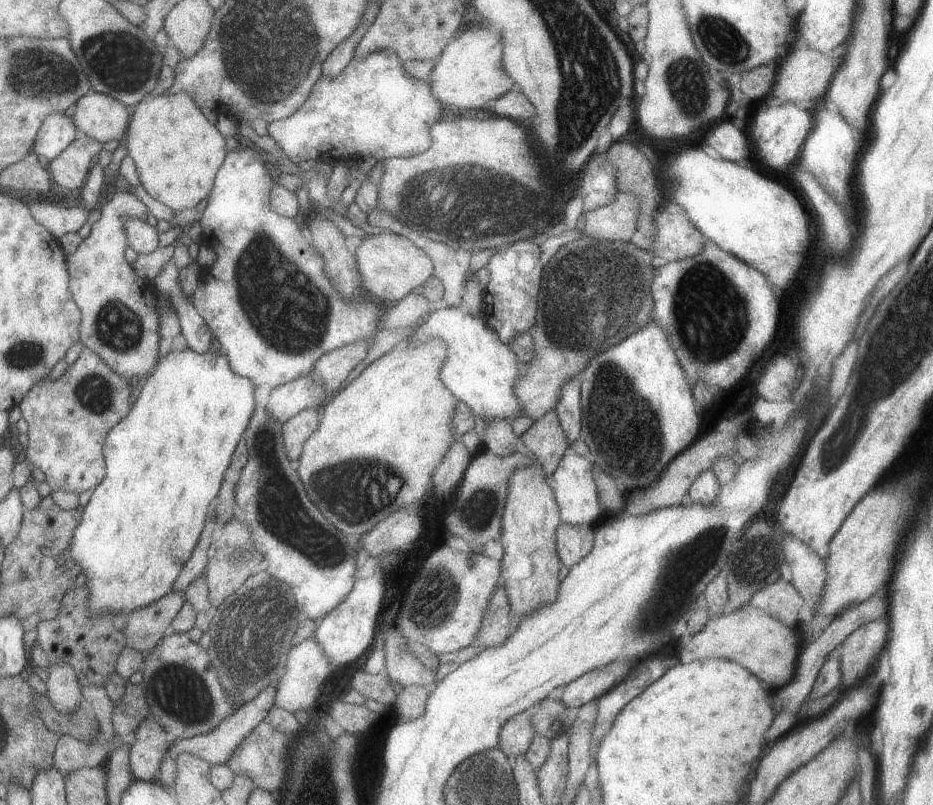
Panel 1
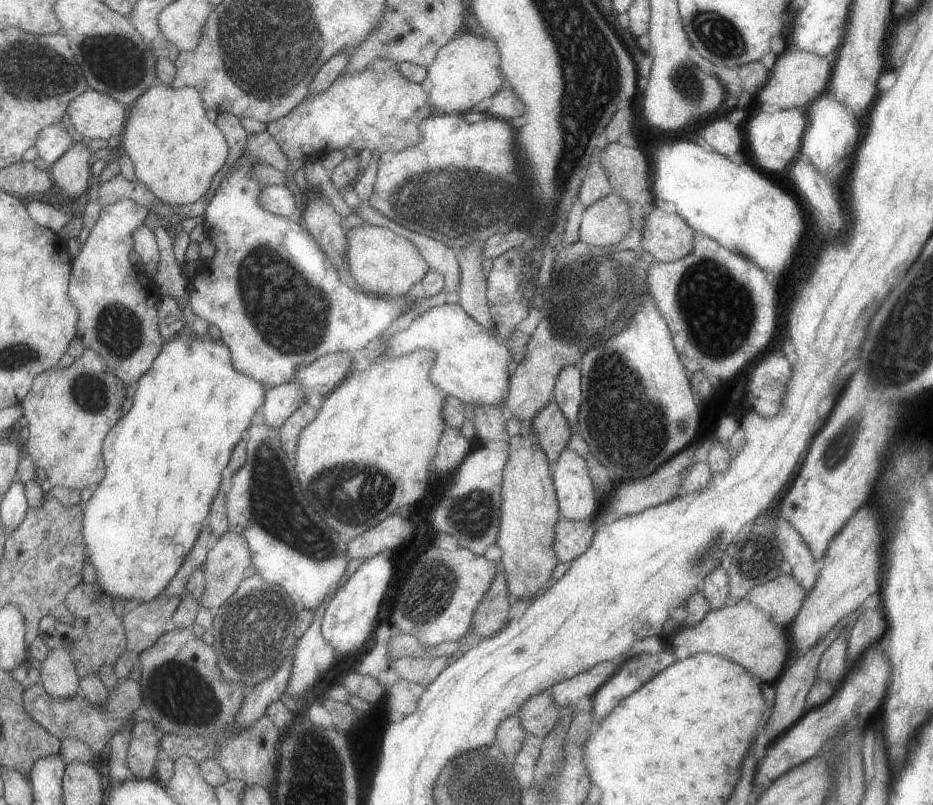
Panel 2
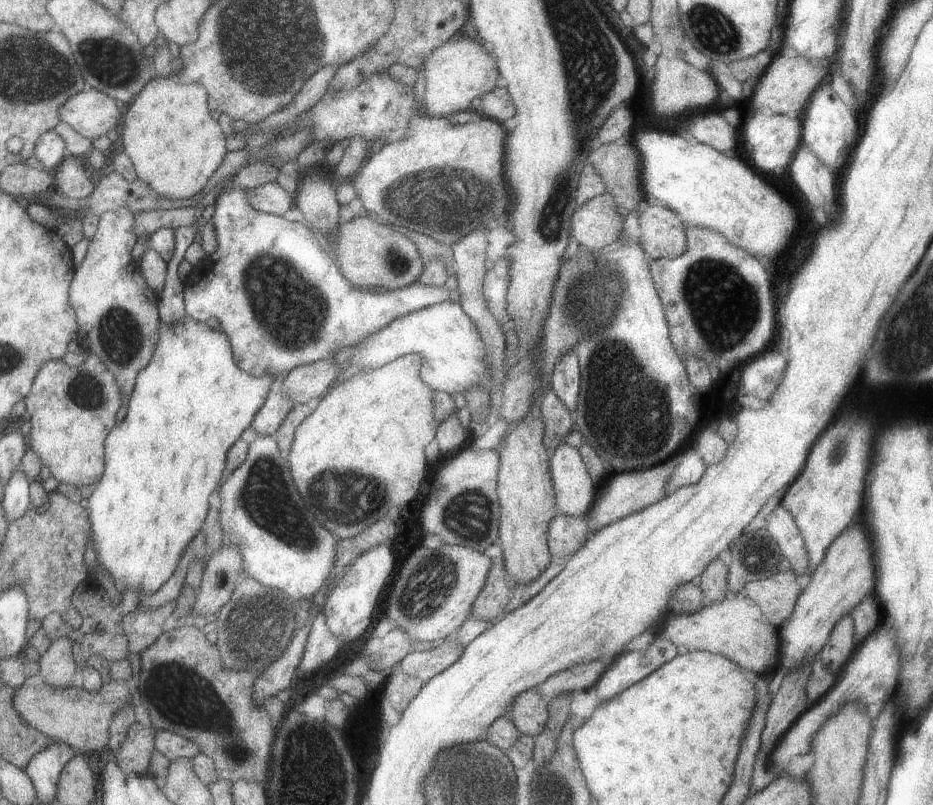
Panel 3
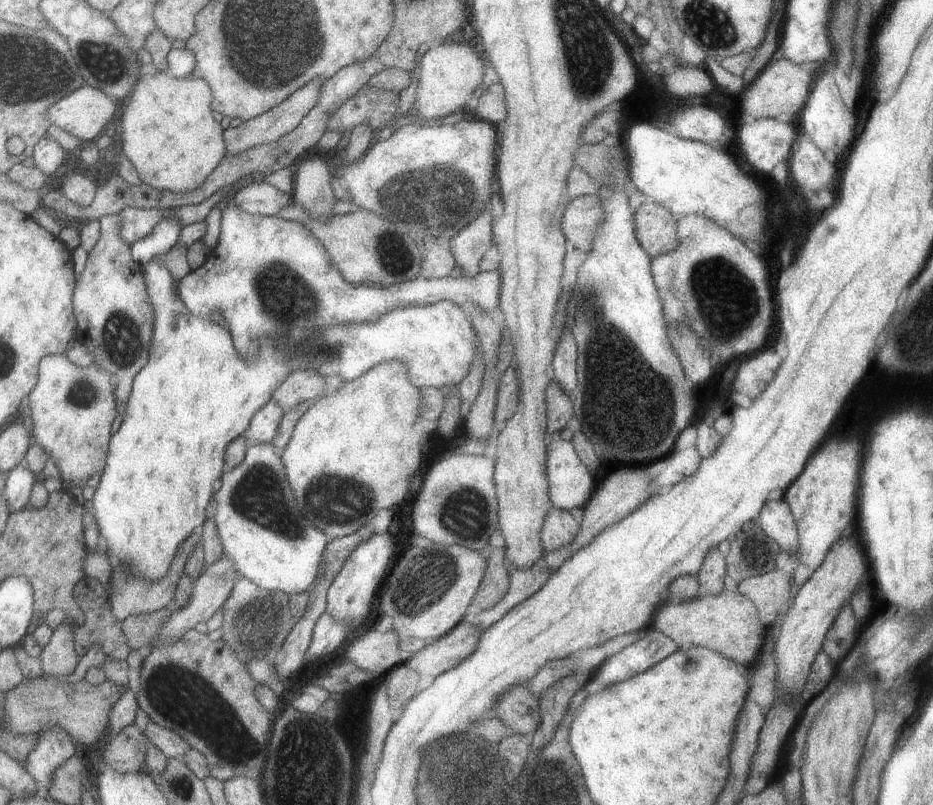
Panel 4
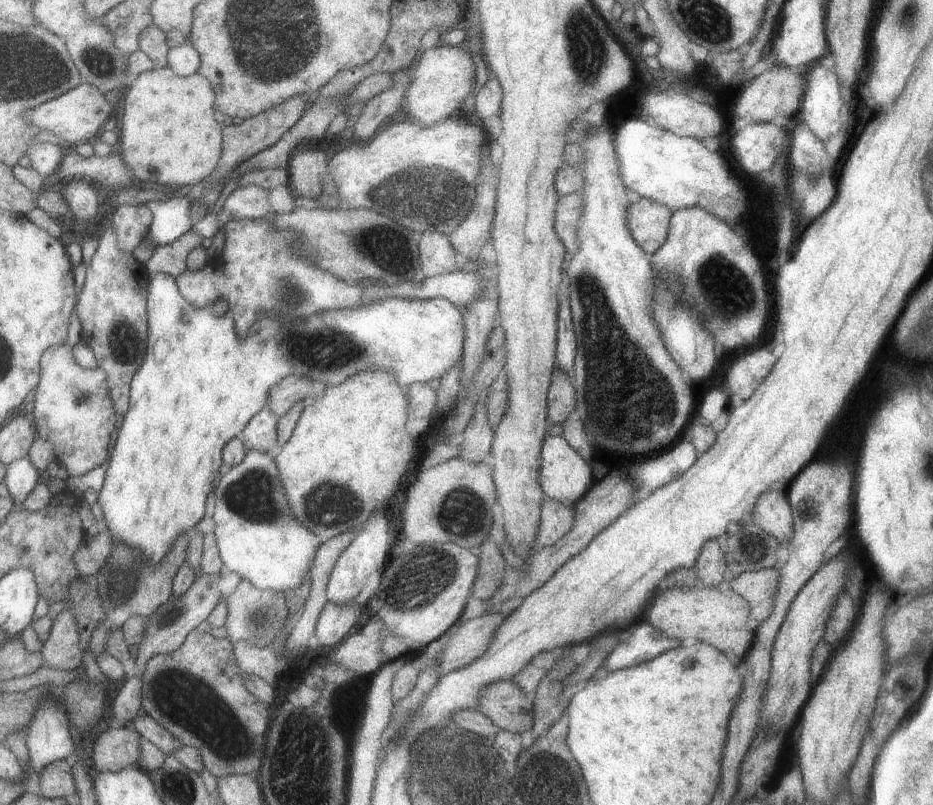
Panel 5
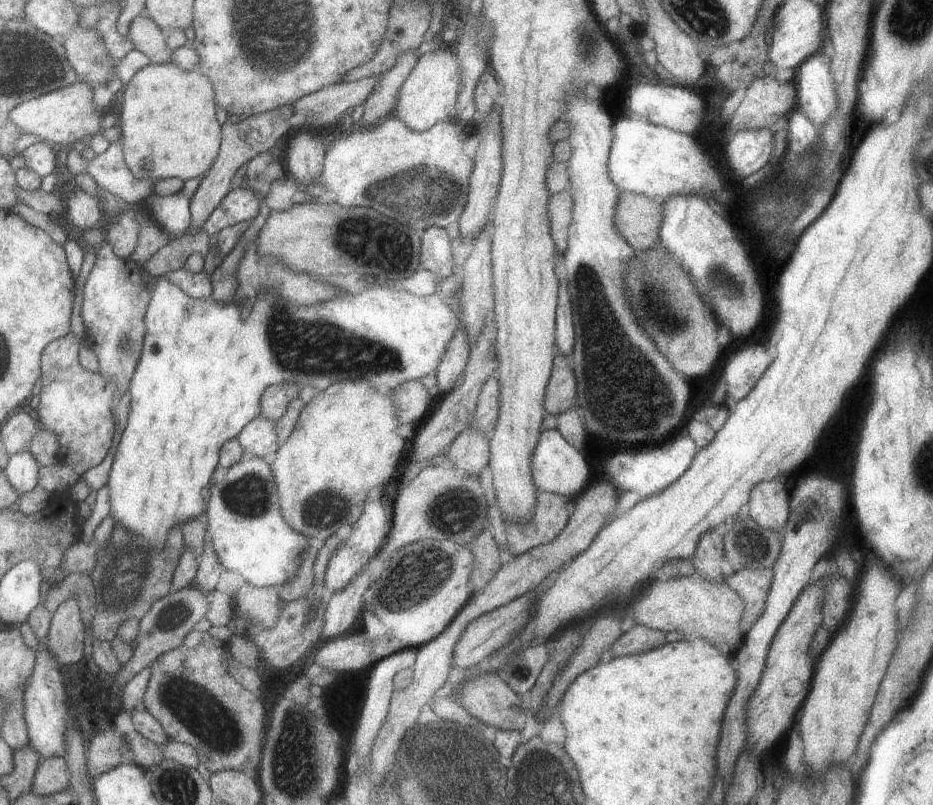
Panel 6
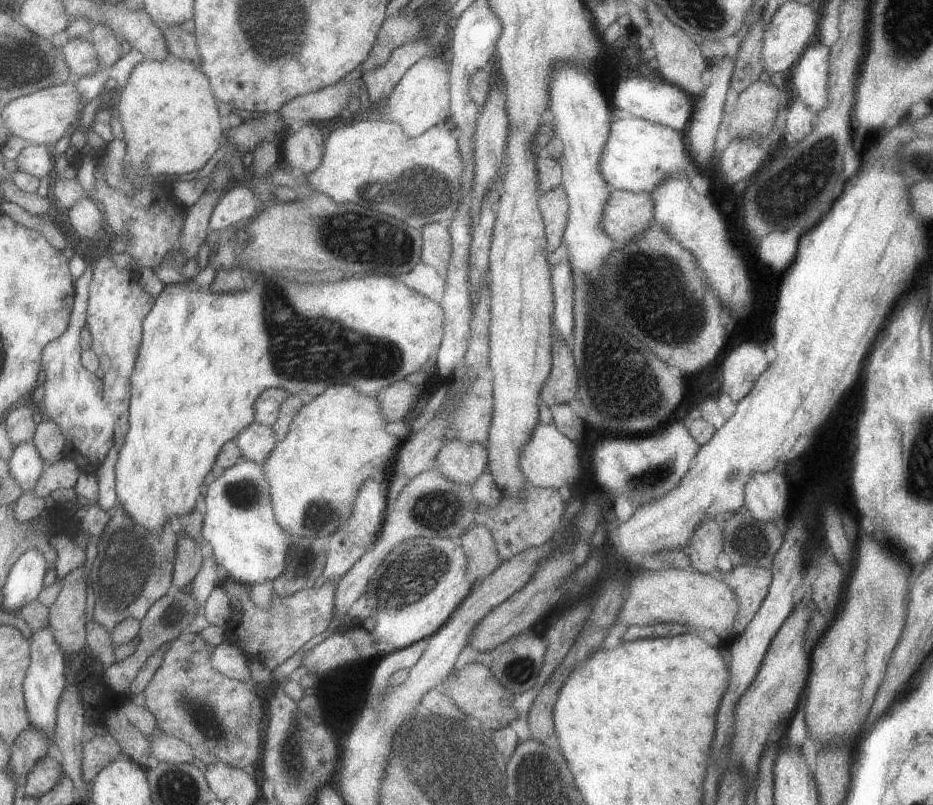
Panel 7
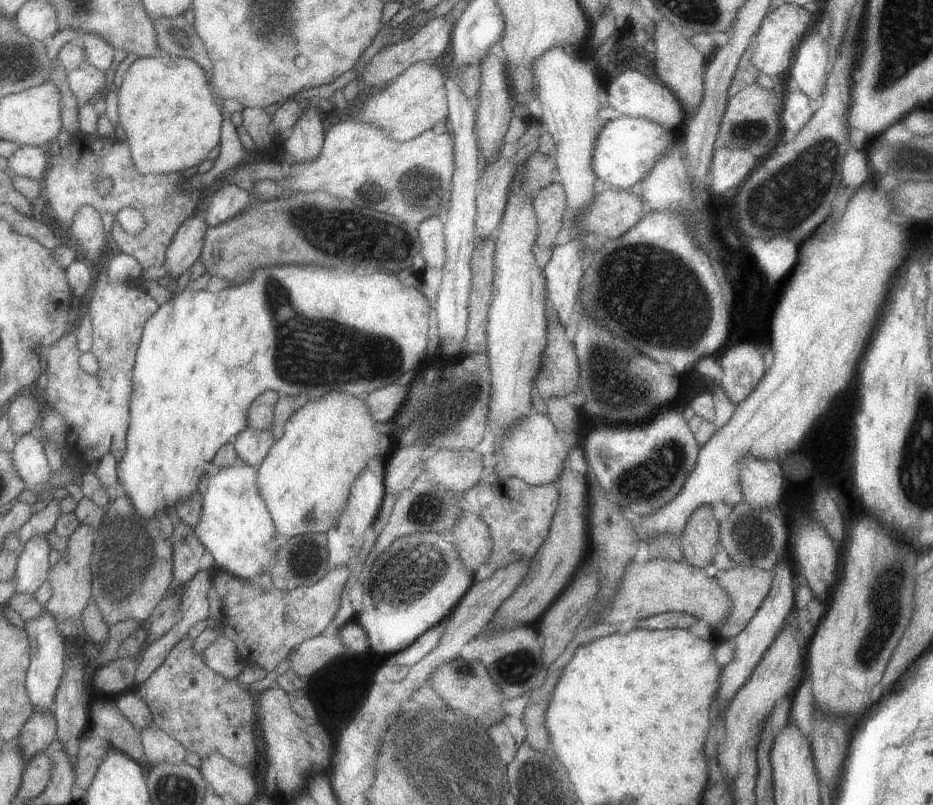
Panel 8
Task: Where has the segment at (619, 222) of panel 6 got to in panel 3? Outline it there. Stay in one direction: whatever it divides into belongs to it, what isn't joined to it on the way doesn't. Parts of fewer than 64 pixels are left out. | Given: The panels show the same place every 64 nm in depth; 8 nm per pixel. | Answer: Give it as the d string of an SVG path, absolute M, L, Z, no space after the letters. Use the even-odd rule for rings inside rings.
M647 206L637 216L641 236L639 246L649 256L649 260L669 260L677 258L687 248L687 236L683 222L663 206Z

